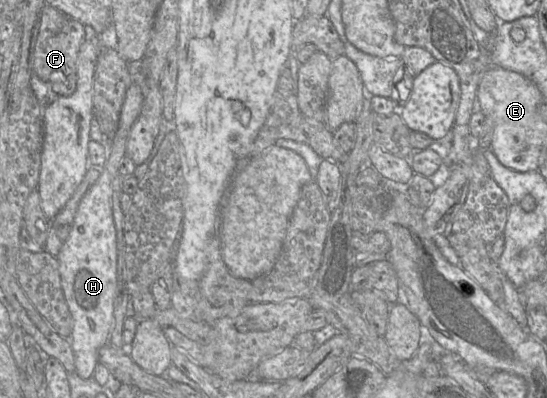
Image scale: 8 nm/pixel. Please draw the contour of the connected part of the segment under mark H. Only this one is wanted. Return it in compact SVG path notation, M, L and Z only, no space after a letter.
M132 84L126 91L121 107L117 132L112 141L112 151L97 181L81 199L71 231L57 255L61 286L69 307L73 329L69 341L74 354L75 372L89 379L99 363L98 351L109 343L113 329L114 302L118 295L117 238L112 212L111 182L119 174L121 161L132 125L138 119L143 104L140 86Z

